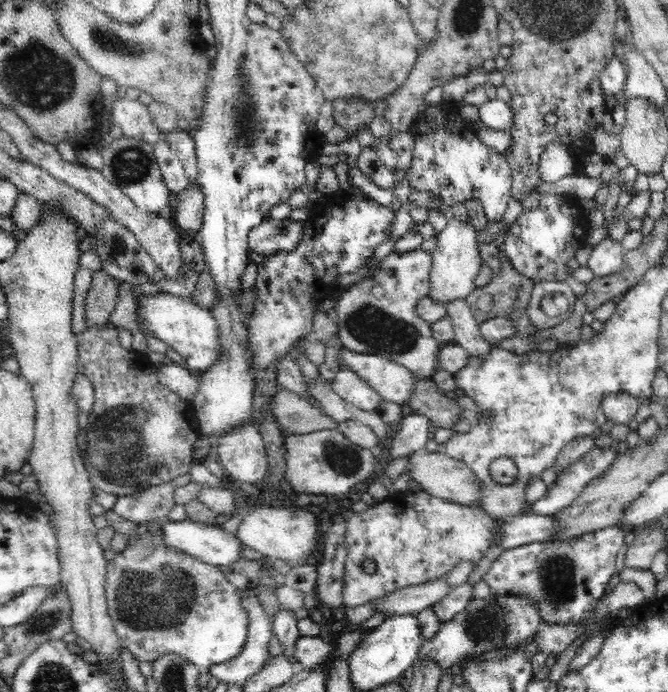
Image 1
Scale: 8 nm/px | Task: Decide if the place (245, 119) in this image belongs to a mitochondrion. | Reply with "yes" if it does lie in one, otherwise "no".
yes

